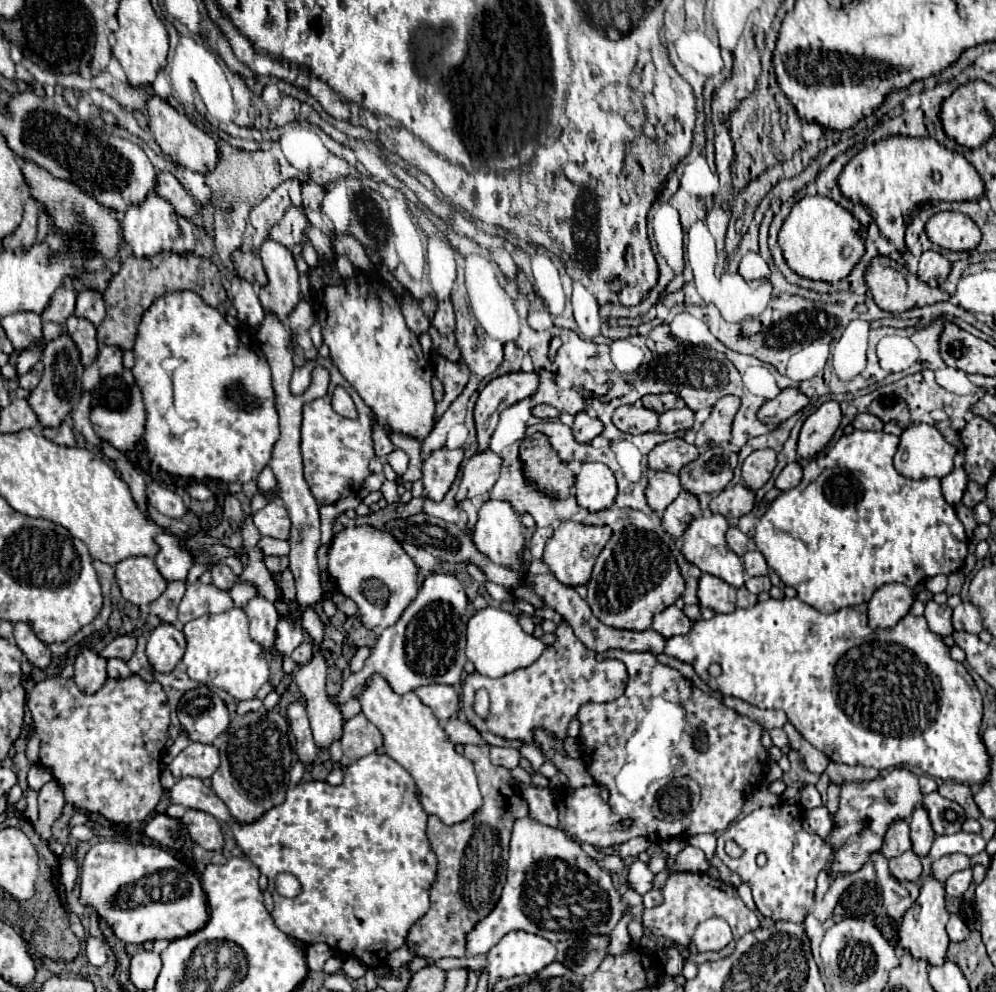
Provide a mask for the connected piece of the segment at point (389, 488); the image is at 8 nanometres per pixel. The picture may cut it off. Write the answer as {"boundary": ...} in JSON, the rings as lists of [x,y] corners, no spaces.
{"boundary":[[[385,481],[380,489],[380,493],[385,498],[388,505],[392,505],[399,501],[397,485],[395,482]]]}

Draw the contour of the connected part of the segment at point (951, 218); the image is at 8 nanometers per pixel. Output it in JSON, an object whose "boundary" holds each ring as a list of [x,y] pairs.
{"boundary":[[[960,212],[934,214],[926,224],[926,234],[936,246],[954,252],[974,250],[980,244],[978,226]]]}

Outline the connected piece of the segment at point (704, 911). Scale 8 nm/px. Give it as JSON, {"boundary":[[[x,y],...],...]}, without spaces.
{"boundary":[[[674,872],[668,878],[666,886],[662,888],[662,894],[664,894],[664,904],[660,904],[656,908],[650,908],[650,910],[644,910],[642,922],[652,934],[664,936],[664,938],[672,940],[674,944],[678,944],[680,948],[688,948],[690,942],[692,942],[696,926],[700,922],[712,918],[712,916],[724,918],[734,928],[742,926],[742,932],[736,934],[736,938],[742,938],[746,932],[752,932],[752,930],[760,928],[760,922],[758,922],[756,914],[750,908],[746,908],[746,904],[738,896],[736,888],[732,888],[730,884],[724,884],[722,880],[714,880],[708,874],[702,874],[702,872]]]}

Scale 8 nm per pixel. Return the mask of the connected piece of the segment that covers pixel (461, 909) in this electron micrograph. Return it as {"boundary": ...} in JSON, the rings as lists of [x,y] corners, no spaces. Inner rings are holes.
{"boundary":[[[468,744],[464,748],[464,756],[476,768],[484,804],[470,820],[454,826],[446,826],[436,816],[430,816],[428,840],[438,856],[438,876],[430,890],[430,912],[414,924],[408,936],[408,946],[412,946],[418,956],[432,960],[466,956],[466,936],[470,934],[470,928],[492,912],[506,884],[506,856],[512,824],[528,814],[528,806],[512,786],[510,772],[490,764],[488,744]]]}

